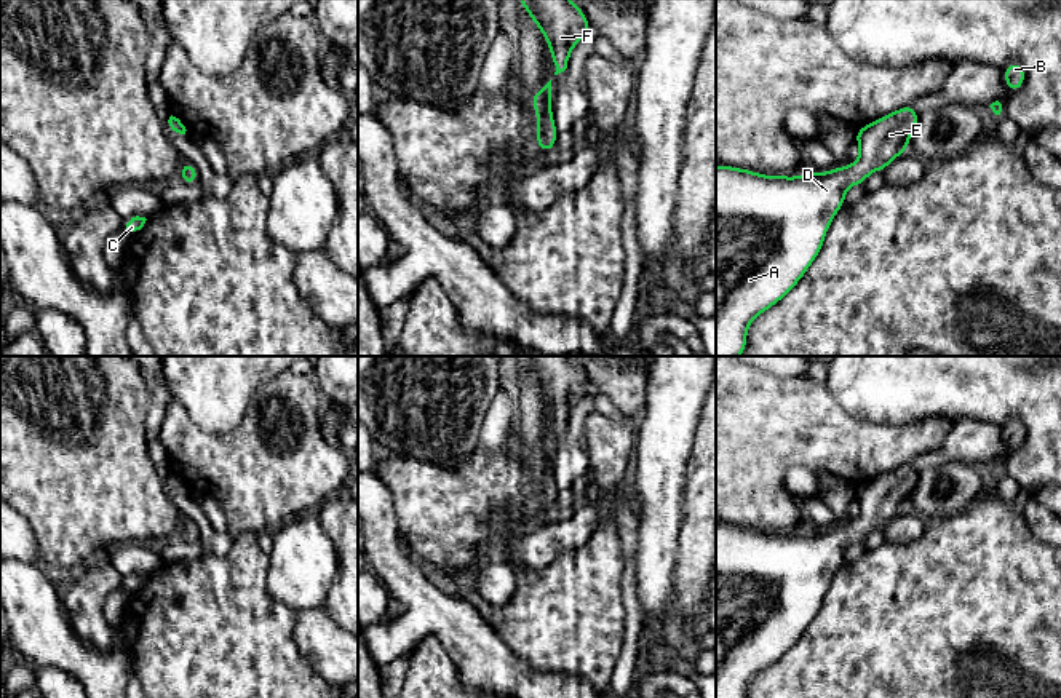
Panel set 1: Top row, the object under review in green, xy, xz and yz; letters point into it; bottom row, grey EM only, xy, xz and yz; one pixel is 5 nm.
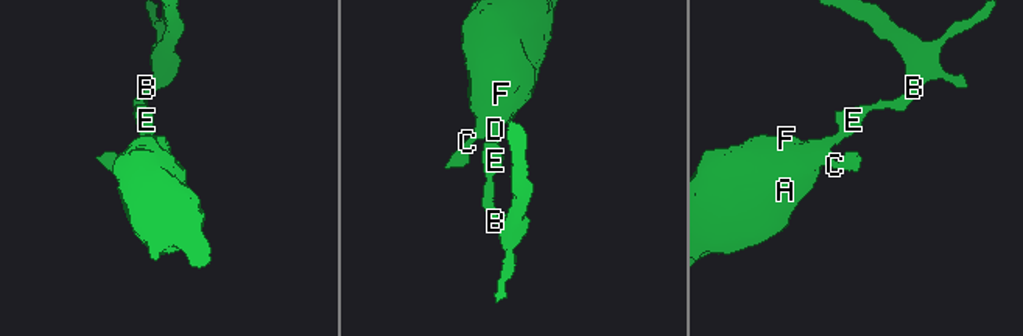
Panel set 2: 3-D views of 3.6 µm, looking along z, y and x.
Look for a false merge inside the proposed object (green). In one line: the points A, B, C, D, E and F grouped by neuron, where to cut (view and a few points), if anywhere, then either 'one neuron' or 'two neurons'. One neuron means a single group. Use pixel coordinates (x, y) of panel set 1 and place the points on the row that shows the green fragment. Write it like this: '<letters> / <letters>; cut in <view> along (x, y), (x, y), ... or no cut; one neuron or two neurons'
A B C D E F; no cut; one neuron

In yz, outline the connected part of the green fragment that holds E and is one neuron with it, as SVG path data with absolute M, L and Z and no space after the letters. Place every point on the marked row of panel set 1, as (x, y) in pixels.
M904 105L855 131L860 157L848 166L826 173L765 176L735 166L716 166L716 356L740 356L746 350L748 327L761 313L780 302L805 275L823 248L833 217L845 203L848 187L863 185L874 171L884 171L896 157L908 152L919 112Z

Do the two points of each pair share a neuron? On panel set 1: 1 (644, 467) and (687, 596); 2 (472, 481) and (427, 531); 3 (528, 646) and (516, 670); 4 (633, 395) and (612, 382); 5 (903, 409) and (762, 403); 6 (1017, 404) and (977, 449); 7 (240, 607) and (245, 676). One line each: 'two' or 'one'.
1: two
2: one
3: two
4: one
5: two
6: two
7: one

